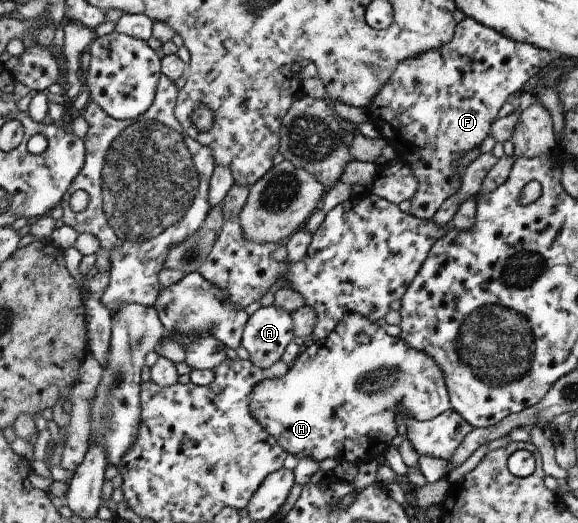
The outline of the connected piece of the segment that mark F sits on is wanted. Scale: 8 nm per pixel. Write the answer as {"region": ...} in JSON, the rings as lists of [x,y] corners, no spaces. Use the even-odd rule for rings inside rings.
{"region":[[[465,16],[458,22],[454,37],[442,49],[409,57],[399,64],[394,76],[378,92],[366,112],[379,136],[389,145],[400,148],[400,162],[409,165],[420,182],[417,192],[410,198],[409,213],[418,219],[431,221],[450,196],[459,192],[463,178],[457,170],[457,162],[467,152],[477,148],[490,133],[489,126],[493,124],[493,118],[505,98],[509,94],[515,95],[523,82],[546,69],[549,62],[551,54],[547,54],[545,49],[515,42],[478,20]]]}

